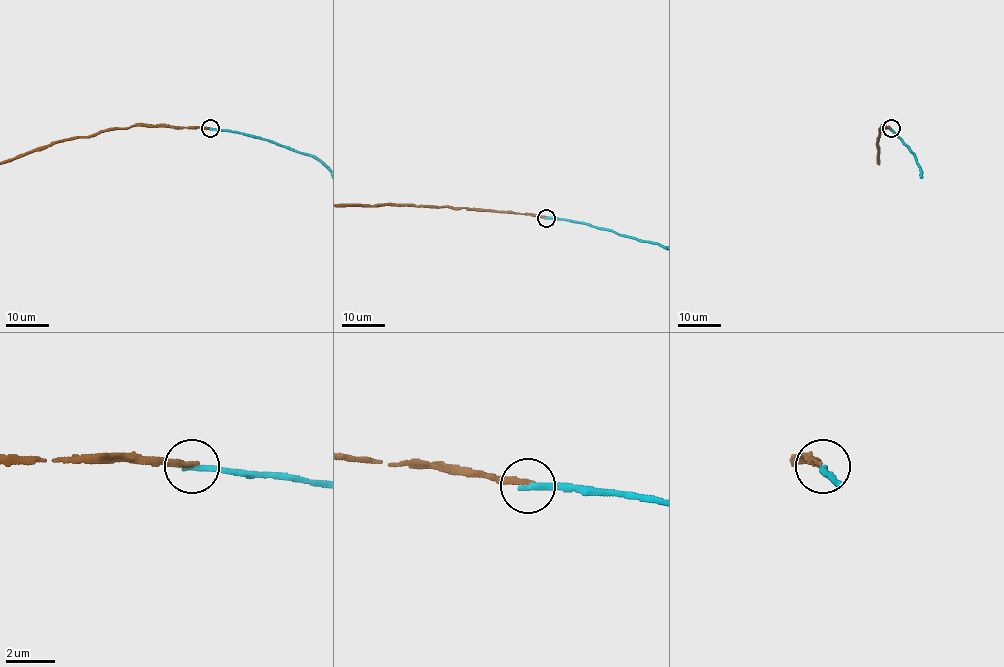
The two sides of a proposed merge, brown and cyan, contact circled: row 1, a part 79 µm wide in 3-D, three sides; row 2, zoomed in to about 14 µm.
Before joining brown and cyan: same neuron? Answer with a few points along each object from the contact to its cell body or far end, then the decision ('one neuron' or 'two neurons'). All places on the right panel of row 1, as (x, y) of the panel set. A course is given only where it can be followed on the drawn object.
two neurons

